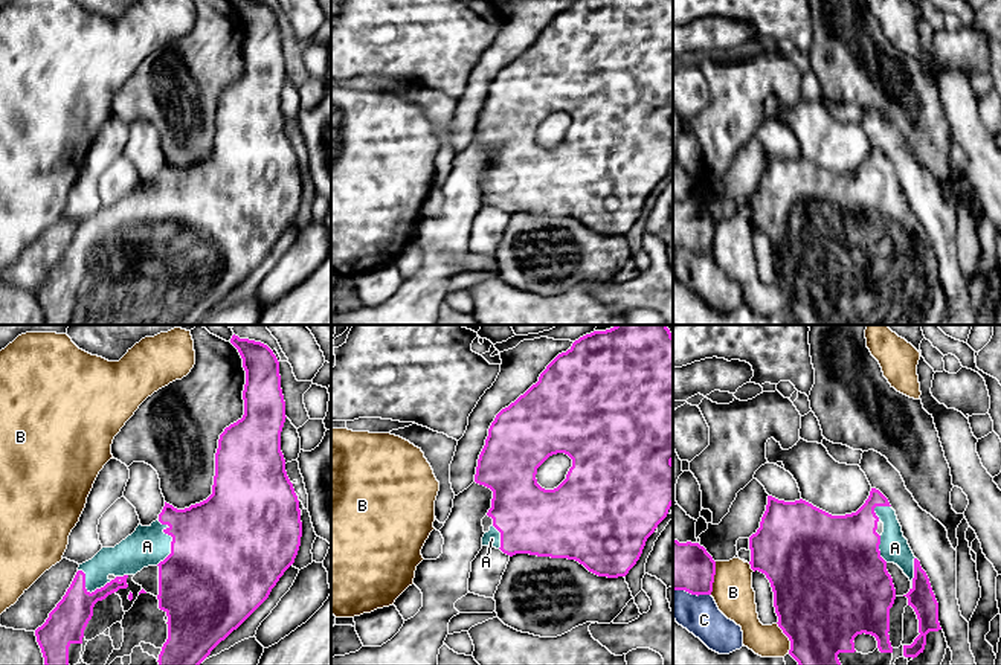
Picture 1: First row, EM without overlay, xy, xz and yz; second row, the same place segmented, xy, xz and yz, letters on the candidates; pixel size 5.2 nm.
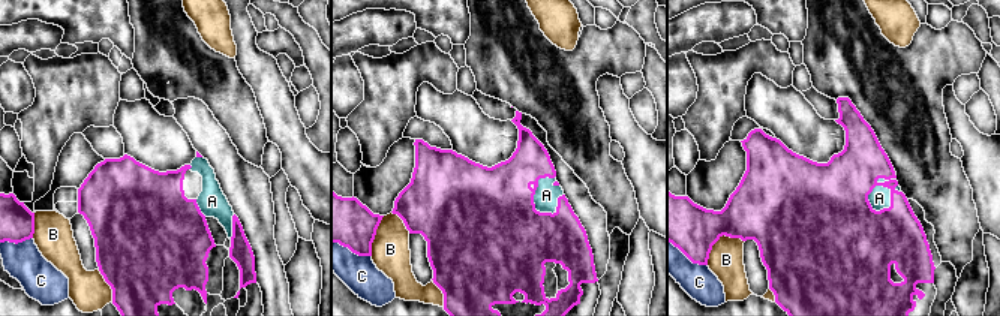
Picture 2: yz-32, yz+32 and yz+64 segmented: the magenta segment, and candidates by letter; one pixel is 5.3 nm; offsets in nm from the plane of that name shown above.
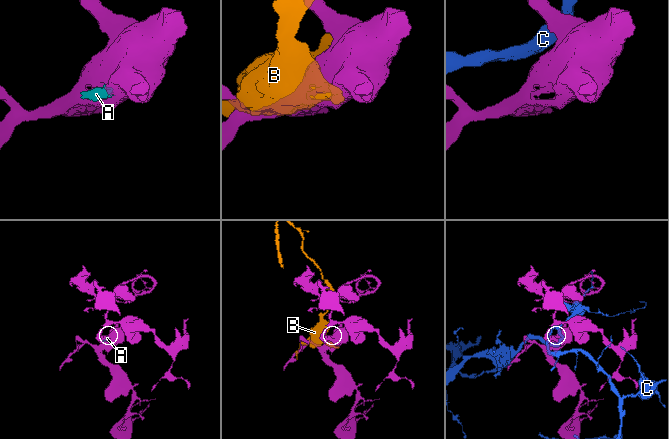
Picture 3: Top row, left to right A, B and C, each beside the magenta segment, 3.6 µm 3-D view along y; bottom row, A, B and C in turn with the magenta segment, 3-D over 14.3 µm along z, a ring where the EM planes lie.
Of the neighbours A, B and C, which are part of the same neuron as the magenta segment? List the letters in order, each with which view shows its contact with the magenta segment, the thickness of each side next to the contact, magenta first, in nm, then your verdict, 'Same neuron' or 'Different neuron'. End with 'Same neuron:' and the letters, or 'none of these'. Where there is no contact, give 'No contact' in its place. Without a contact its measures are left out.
A: Touches magenta in xy. Thickness 500 nm (magenta) against 200 nm. Same neuron
B: Touches magenta in yz. Thickness 260 nm (magenta) against 220 nm. Different neuron
C: Touches magenta in yz. Thickness 260 nm (magenta) against 200 nm. Different neuron
Same neuron: A

